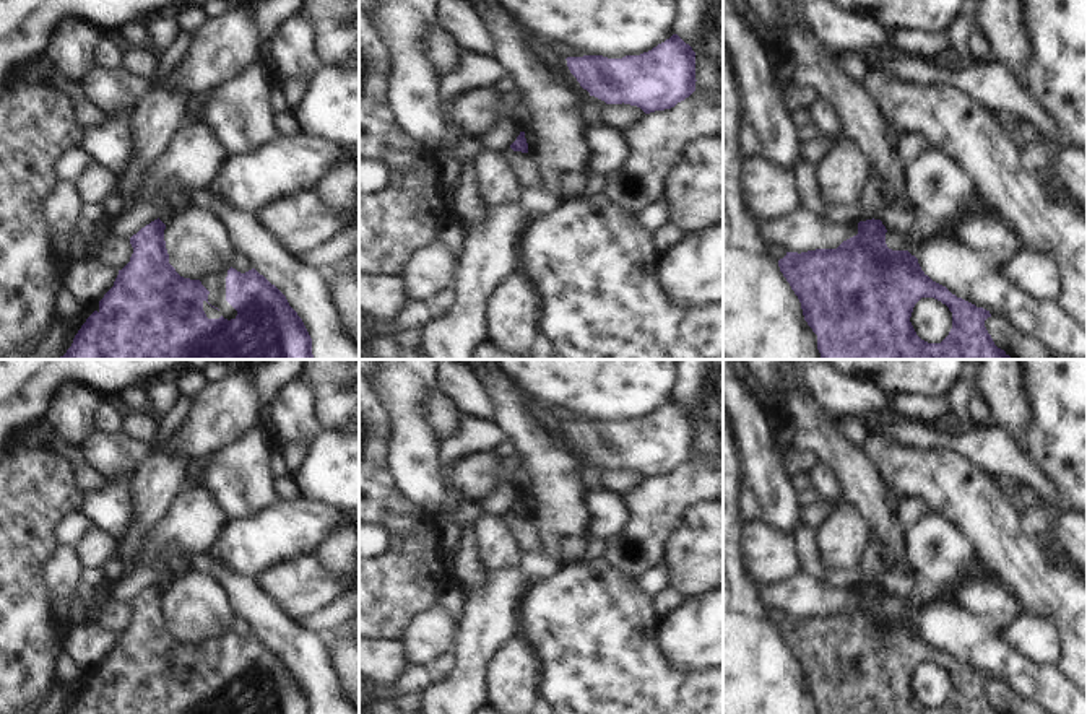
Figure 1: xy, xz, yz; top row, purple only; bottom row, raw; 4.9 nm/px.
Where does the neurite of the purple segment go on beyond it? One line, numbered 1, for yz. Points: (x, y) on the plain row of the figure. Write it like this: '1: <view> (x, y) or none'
1: none

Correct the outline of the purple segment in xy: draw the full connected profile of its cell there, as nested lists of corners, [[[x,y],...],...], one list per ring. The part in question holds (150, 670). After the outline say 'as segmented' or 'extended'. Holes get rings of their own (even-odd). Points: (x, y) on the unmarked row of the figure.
[[[158,582],[130,602],[133,612],[130,626],[119,634],[114,651],[99,665],[99,673],[81,690],[68,714],[312,714],[312,703],[302,683],[286,660],[255,633],[245,638],[232,631],[227,634],[226,665],[237,680],[231,685],[223,680],[208,683],[203,667],[208,667],[210,655],[200,644],[180,641],[169,628],[164,594],[166,589]]]; as segmented

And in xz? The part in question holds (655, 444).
[[[678,398],[640,420],[567,421],[580,451],[606,468],[630,468],[645,478],[674,472],[695,455],[695,416]]]; as segmented

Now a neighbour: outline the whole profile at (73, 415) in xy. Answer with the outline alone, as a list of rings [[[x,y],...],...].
[[[70,382],[55,397],[47,421],[73,447],[83,447],[97,429],[104,397],[93,387]]]

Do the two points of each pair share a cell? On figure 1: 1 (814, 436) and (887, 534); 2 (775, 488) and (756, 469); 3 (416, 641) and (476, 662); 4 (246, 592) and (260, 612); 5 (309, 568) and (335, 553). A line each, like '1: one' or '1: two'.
1: one
2: one
3: two
4: one
5: two

